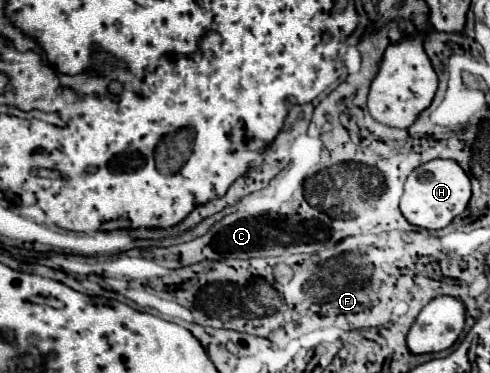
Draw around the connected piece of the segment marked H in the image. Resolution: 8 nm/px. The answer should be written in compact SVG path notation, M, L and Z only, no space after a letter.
M432 160L418 166L404 184L404 194L400 198L402 216L418 228L438 230L448 226L456 216L460 216L470 200L470 178L454 160Z

